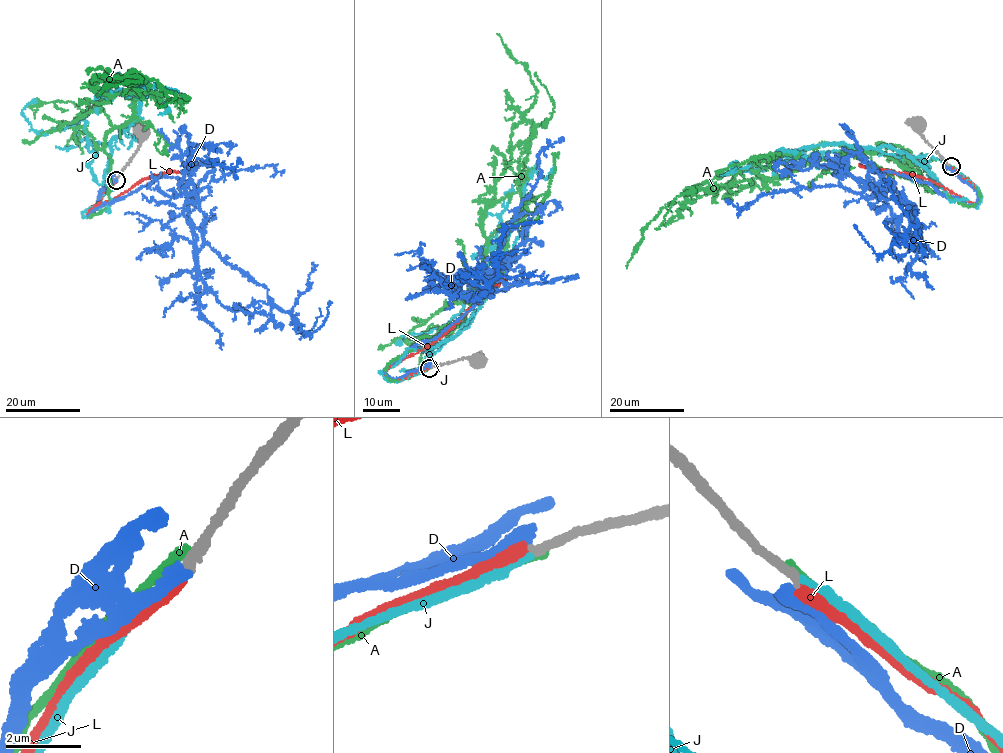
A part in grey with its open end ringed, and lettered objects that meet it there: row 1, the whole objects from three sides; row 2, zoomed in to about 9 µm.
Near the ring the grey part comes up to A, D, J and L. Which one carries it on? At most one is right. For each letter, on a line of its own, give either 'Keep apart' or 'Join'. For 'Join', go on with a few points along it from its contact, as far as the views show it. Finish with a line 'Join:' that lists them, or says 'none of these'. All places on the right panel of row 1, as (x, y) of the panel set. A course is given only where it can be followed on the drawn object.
A: Keep apart
D: Keep apart
J: Join. Its course: (951, 167), (979, 189), (977, 206), (949, 199), (928, 171), (886, 145), (821, 144), (730, 167)
L: Keep apart
Join: J

